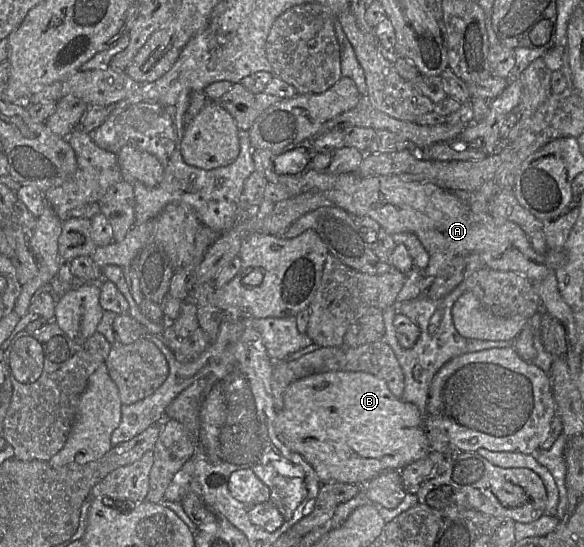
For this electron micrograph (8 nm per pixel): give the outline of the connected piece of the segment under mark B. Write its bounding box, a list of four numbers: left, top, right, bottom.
[275,371,430,490]

